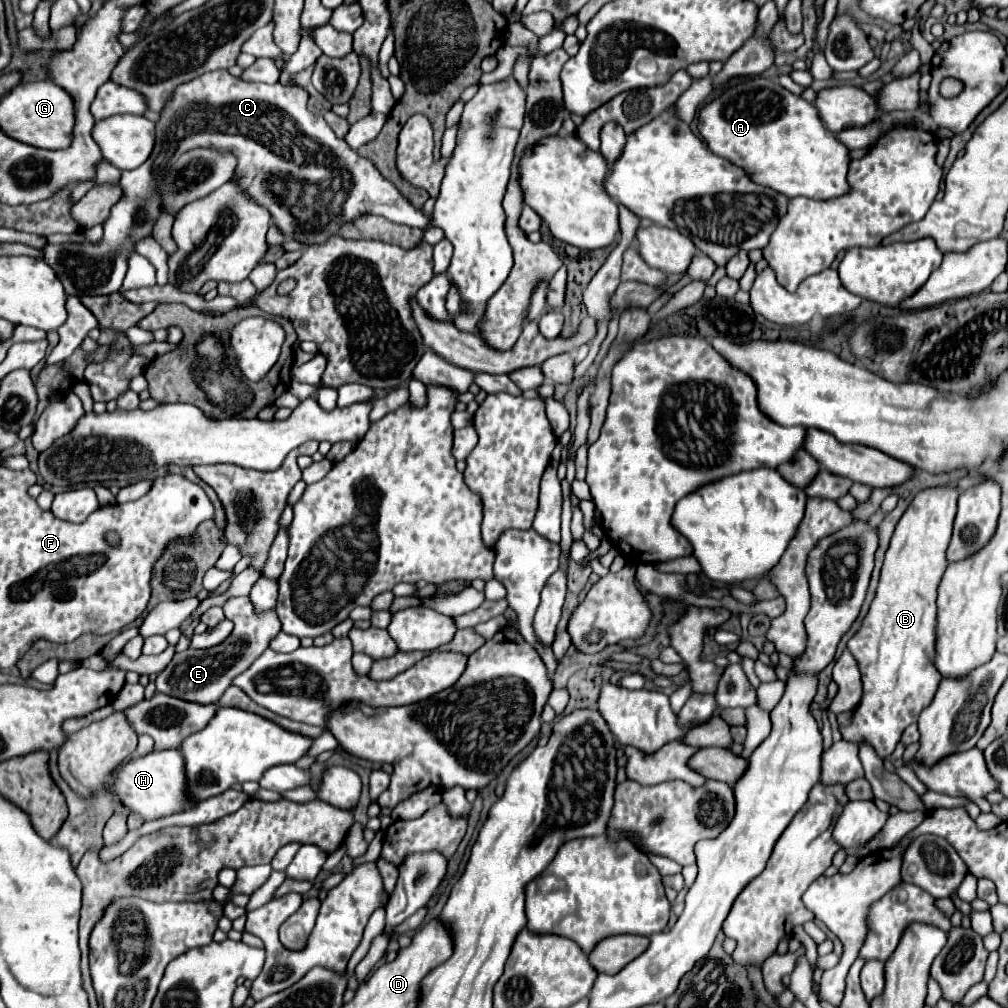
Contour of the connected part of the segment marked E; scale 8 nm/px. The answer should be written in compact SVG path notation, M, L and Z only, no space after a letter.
M247 596L229 598L223 604L223 610L225 610L225 616L233 618L233 622L235 622L233 634L215 648L209 648L209 650L187 648L185 652L175 654L173 660L169 662L169 666L163 672L159 672L159 676L155 680L157 692L175 696L175 698L181 698L187 702L195 702L195 704L217 702L221 698L221 694L231 686L231 680L237 674L241 674L243 670L247 670L251 666L251 660L259 658L261 652L265 652L269 648L269 642L281 632L281 622L279 622L277 614L273 610L255 614L253 604Z

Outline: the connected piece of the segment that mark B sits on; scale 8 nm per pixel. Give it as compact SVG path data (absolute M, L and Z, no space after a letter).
M933 486L917 492L885 552L877 594L861 630L847 642L861 672L863 696L851 722L841 728L841 736L857 746L869 744L879 758L893 754L903 730L915 724L921 710L931 704L943 678L933 666L935 600L939 580L947 568L945 550L951 540L958 498L959 488L953 486Z

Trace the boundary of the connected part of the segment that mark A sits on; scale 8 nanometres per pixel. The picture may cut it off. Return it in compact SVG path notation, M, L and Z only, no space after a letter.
M763 76L745 78L725 88L721 96L705 104L699 110L699 134L703 136L707 148L713 154L727 158L735 166L743 168L751 176L751 180L775 192L781 192L787 198L805 196L813 200L829 200L833 196L841 196L849 192L849 184L847 184L849 150L835 138L835 134L827 132L813 104L787 92L777 82L767 80Z

